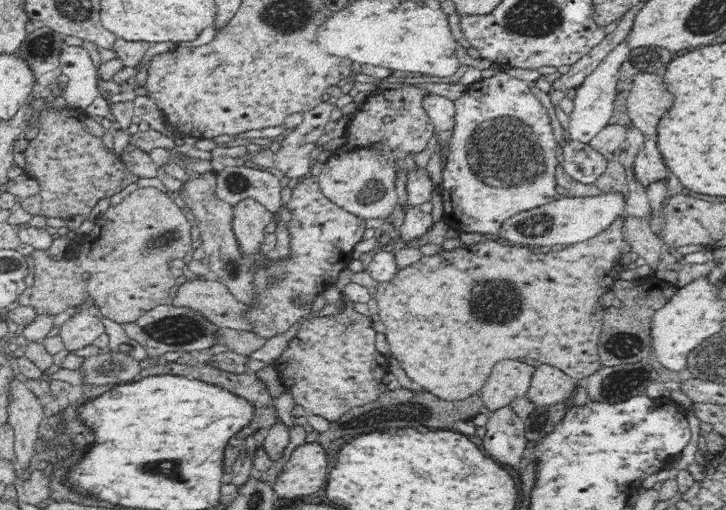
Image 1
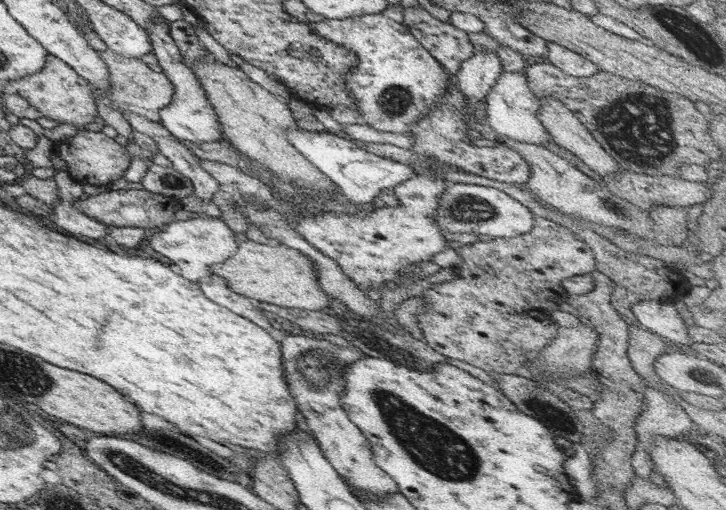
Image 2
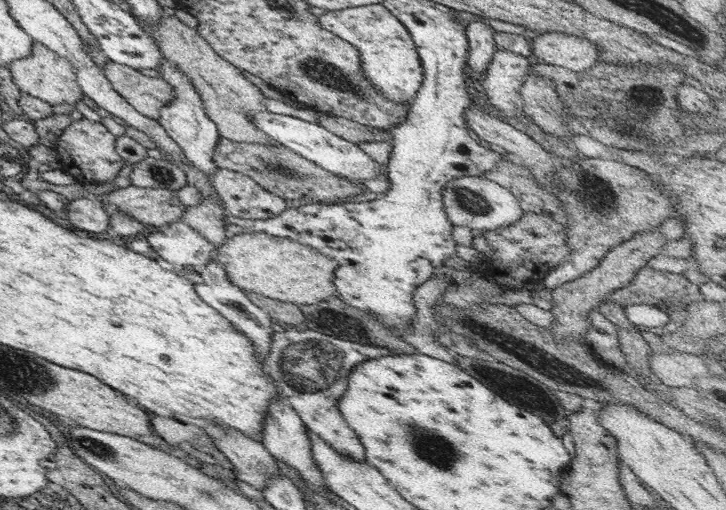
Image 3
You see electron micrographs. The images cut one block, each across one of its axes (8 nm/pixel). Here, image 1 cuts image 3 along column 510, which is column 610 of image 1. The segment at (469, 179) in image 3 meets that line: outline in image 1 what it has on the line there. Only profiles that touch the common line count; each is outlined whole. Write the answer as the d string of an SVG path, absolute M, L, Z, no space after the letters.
M600 193L596 197L585 198L562 197L561 200L510 216L502 222L499 235L514 245L573 245L606 231L616 218L625 216L626 200L622 193Z

